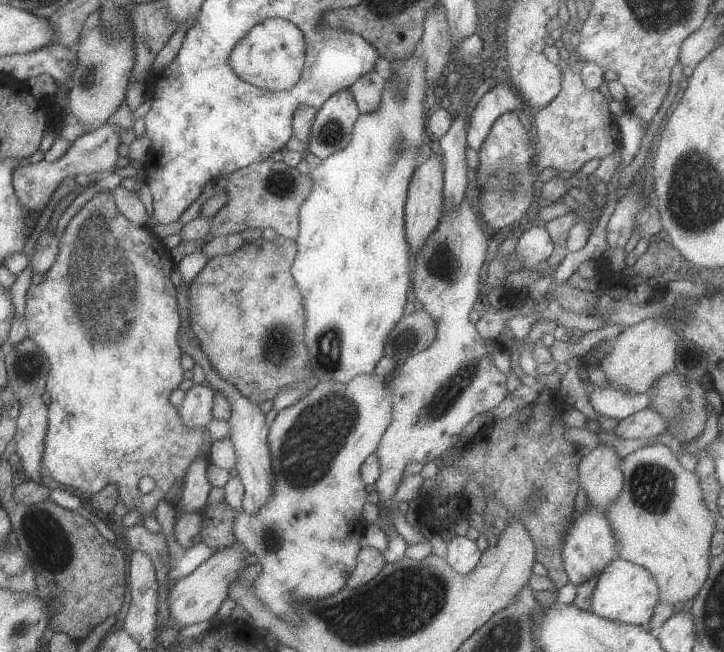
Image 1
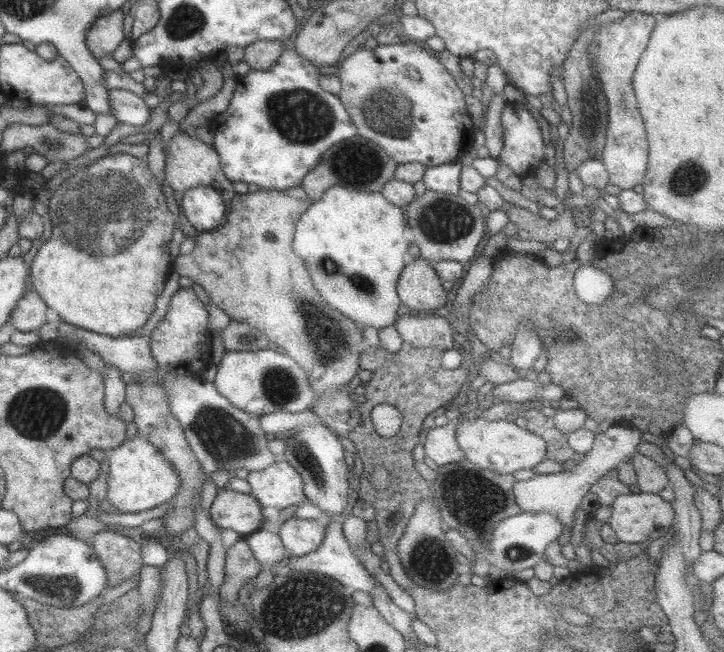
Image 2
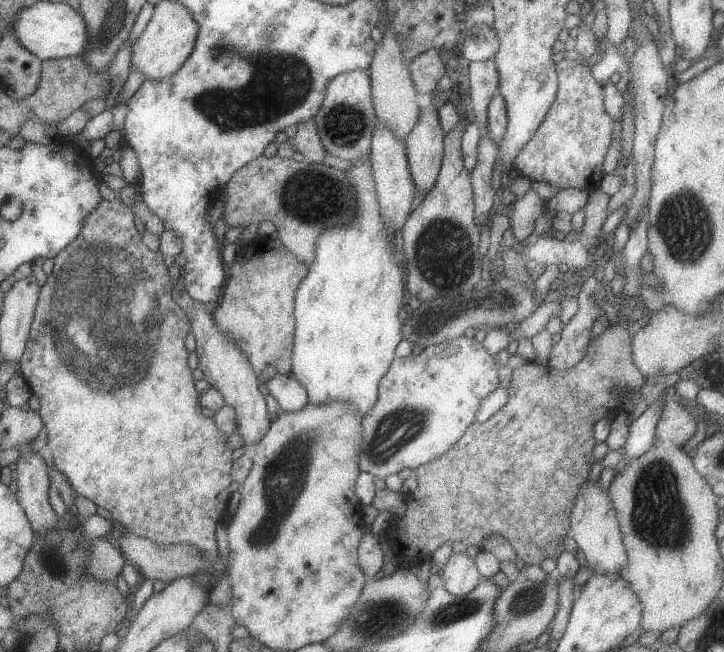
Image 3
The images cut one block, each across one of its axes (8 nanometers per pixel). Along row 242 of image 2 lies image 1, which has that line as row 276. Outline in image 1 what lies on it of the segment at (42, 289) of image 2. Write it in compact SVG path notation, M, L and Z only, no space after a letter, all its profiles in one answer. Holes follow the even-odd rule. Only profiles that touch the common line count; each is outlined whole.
M104 188L97 192L91 200L81 208L79 212L68 222L68 225L59 236L59 253L54 264L43 273L43 280L37 285L30 285L27 289L27 301L25 306L25 319L27 320L27 336L43 350L49 360L50 372L45 390L50 392L50 404L47 414L47 433L45 436L45 447L42 455L42 468L46 474L52 476L54 480L74 488L74 490L83 490L96 494L107 484L115 484L119 490L119 502L124 503L128 509L139 508L142 512L142 519L146 513L154 511L160 500L167 498L176 500L177 493L181 489L182 480L187 473L191 462L200 454L202 445L205 443L212 444L209 431L204 429L189 429L184 426L180 418L178 409L170 404L169 395L173 390L179 388L180 383L184 380L185 372L180 365L180 359L183 350L178 342L178 331L181 325L181 318L177 301L177 286L172 283L170 274L176 269L176 262L172 259L170 249L163 243L163 239L148 226L136 226L129 218L122 214L115 203L113 192ZM136 286L136 298L134 304L128 310L128 302L132 302L132 292ZM110 310L116 310L122 314L124 324L110 326L106 330L106 322L94 322L94 318L102 318L102 314L110 314ZM148 476L156 483L155 488L145 494L140 491L138 482Z

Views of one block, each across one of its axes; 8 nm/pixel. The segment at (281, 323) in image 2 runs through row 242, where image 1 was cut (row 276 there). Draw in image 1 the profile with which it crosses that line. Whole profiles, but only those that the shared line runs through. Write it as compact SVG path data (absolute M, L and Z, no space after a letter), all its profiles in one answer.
M282 235L273 240L260 237L243 244L232 254L211 257L189 284L192 330L212 368L256 404L273 401L288 385L314 379L305 339L306 312L290 271L296 258L296 246L295 240Z

